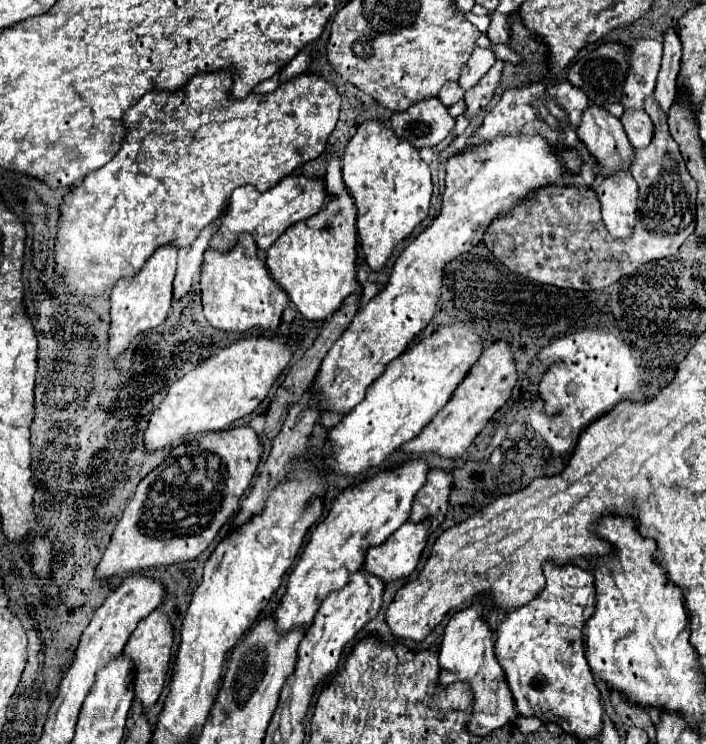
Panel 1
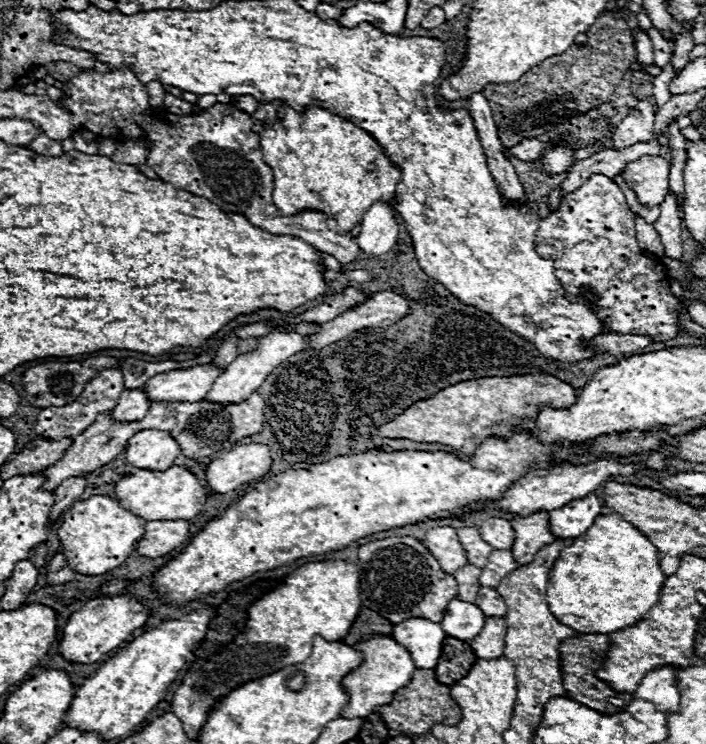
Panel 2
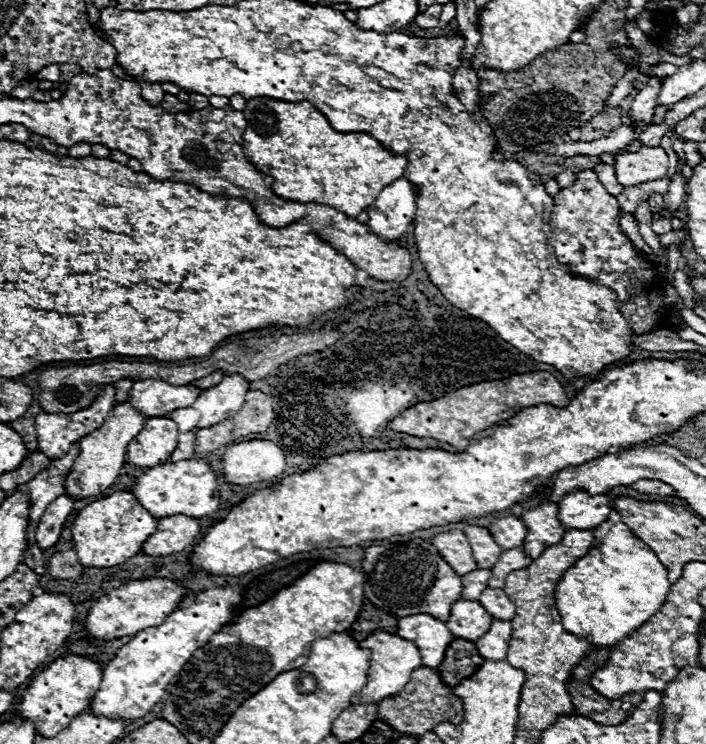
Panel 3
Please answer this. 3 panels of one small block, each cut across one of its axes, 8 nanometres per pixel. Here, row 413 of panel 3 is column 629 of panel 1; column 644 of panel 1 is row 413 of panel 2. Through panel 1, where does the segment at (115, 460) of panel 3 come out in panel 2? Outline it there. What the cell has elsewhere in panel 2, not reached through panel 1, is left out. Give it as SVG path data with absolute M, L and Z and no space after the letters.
M124 388L120 392L120 400L116 404L116 408L112 410L112 416L116 420L124 420L124 422L132 422L132 420L142 420L148 414L150 408L150 400L148 394L144 392L144 388Z

